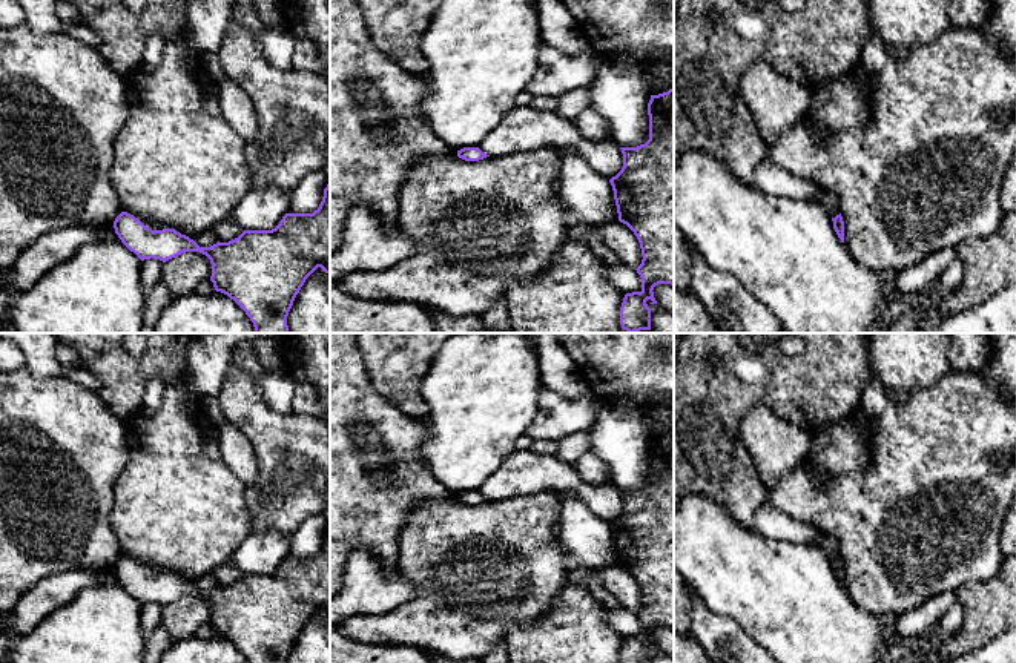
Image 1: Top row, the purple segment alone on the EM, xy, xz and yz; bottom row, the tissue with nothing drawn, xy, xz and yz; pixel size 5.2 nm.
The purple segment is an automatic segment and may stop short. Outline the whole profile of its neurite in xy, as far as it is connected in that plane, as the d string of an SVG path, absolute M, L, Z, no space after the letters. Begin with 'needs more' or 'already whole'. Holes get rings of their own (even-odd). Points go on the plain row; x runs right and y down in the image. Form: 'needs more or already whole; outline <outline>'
already whole; outline M330 526L313 557L285 557L272 574L244 574L238 582L210 591L200 591L175 572L152 574L127 556L115 562L114 572L141 605L153 602L166 606L184 595L206 599L212 608L215 634L233 643L250 663L287 663L305 623L318 611L330 618Z

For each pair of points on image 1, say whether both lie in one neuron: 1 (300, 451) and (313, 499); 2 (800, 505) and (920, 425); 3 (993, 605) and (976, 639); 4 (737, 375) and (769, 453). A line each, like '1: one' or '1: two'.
1: one
2: one
3: one
4: two

